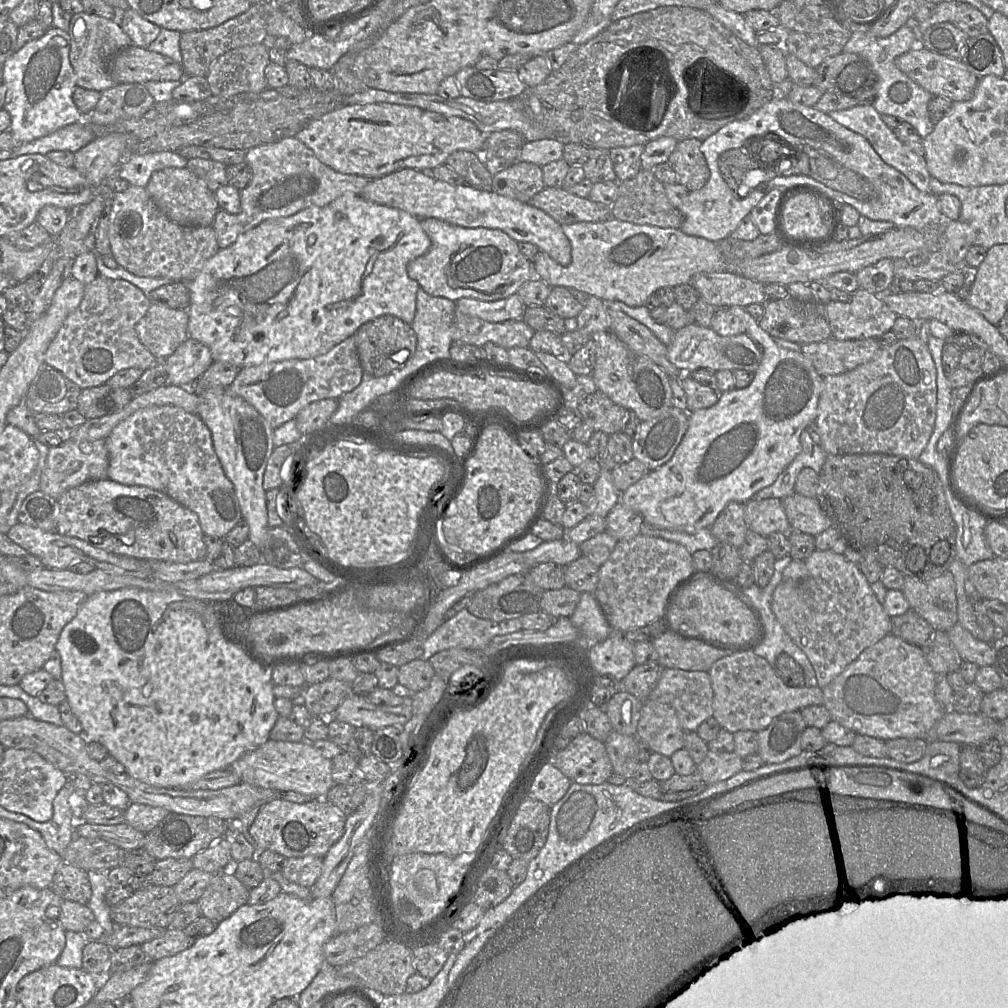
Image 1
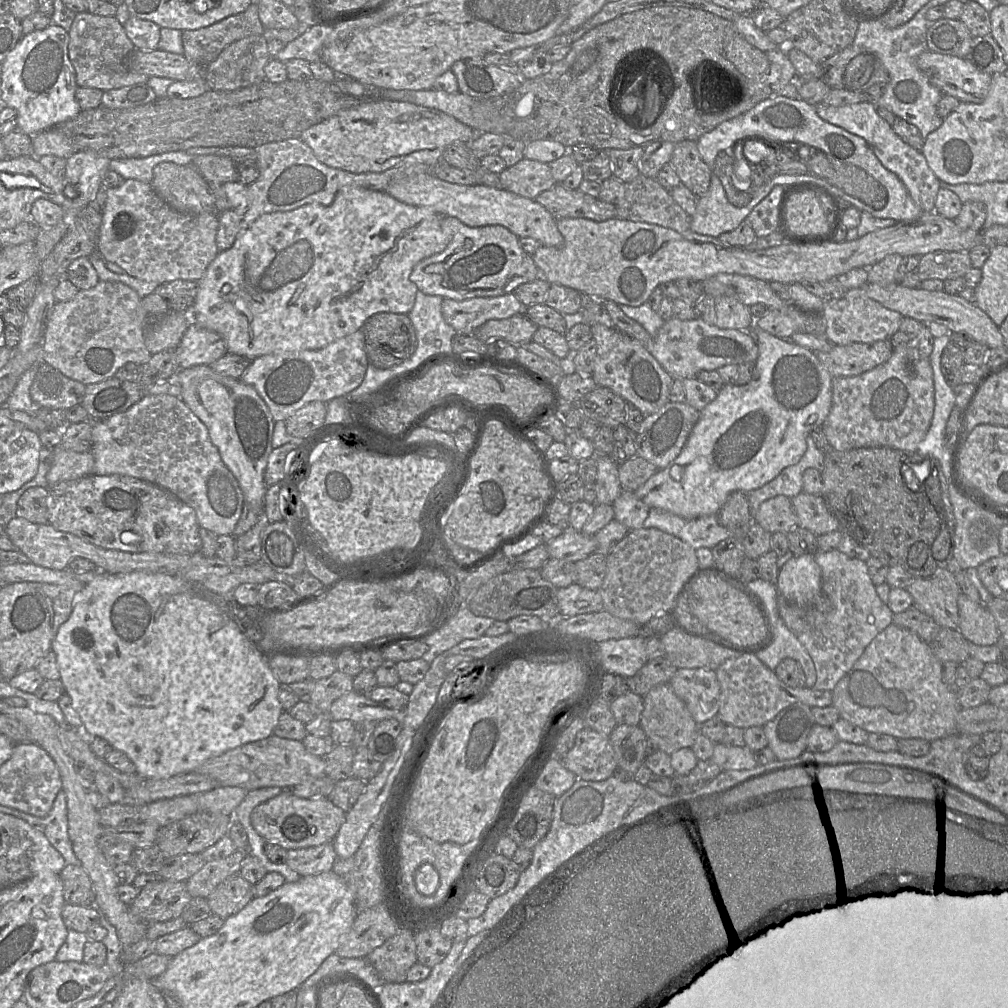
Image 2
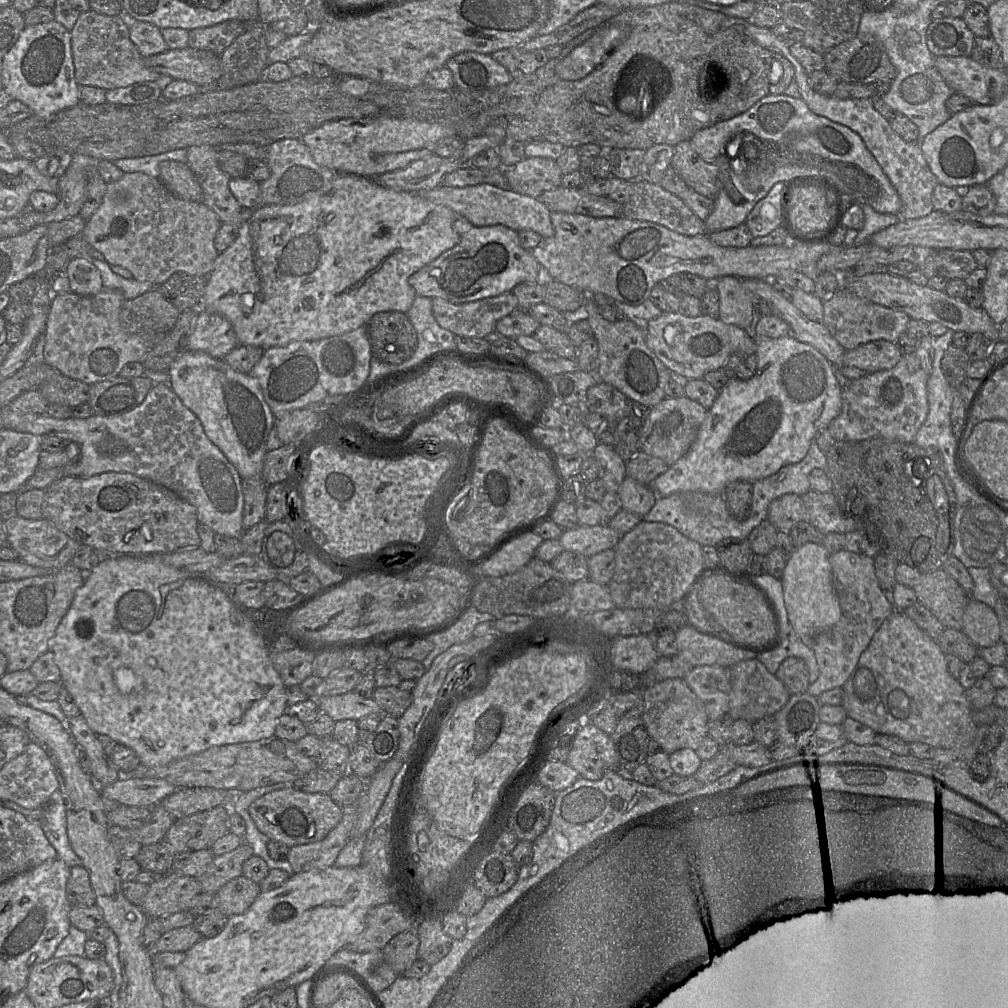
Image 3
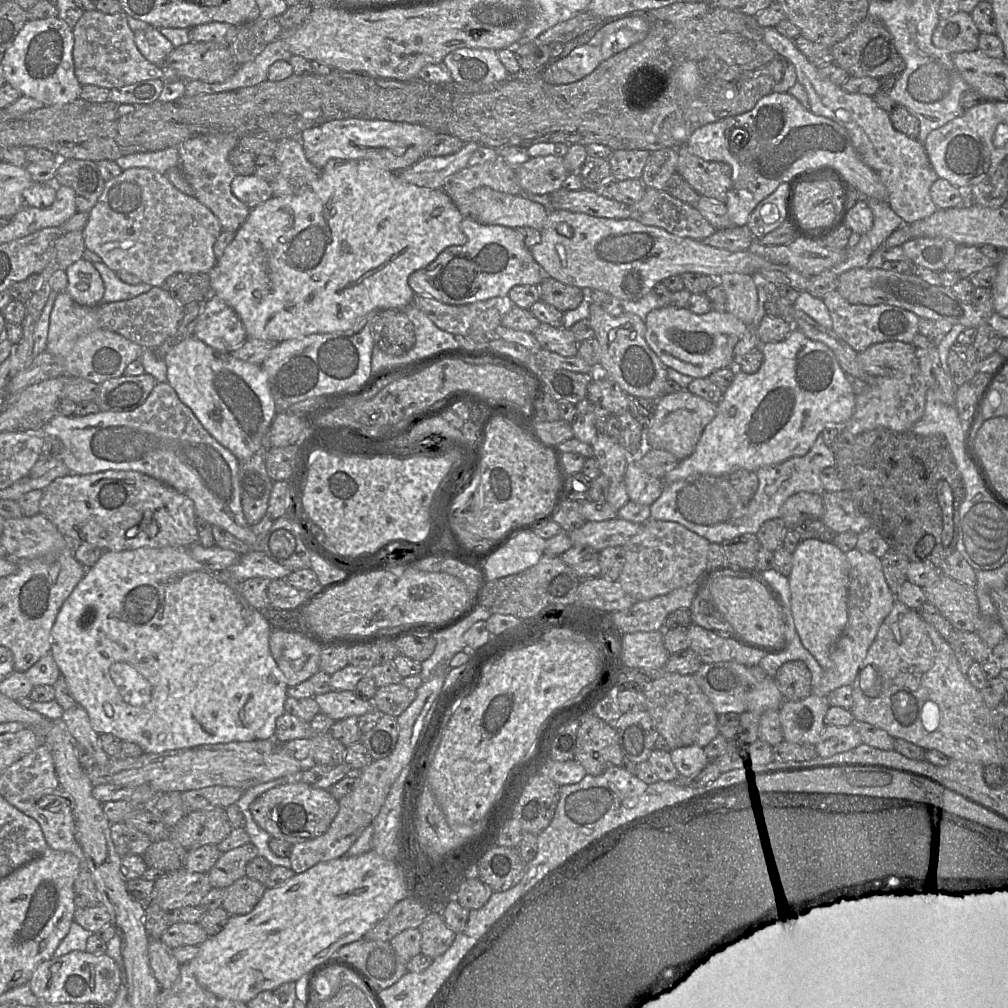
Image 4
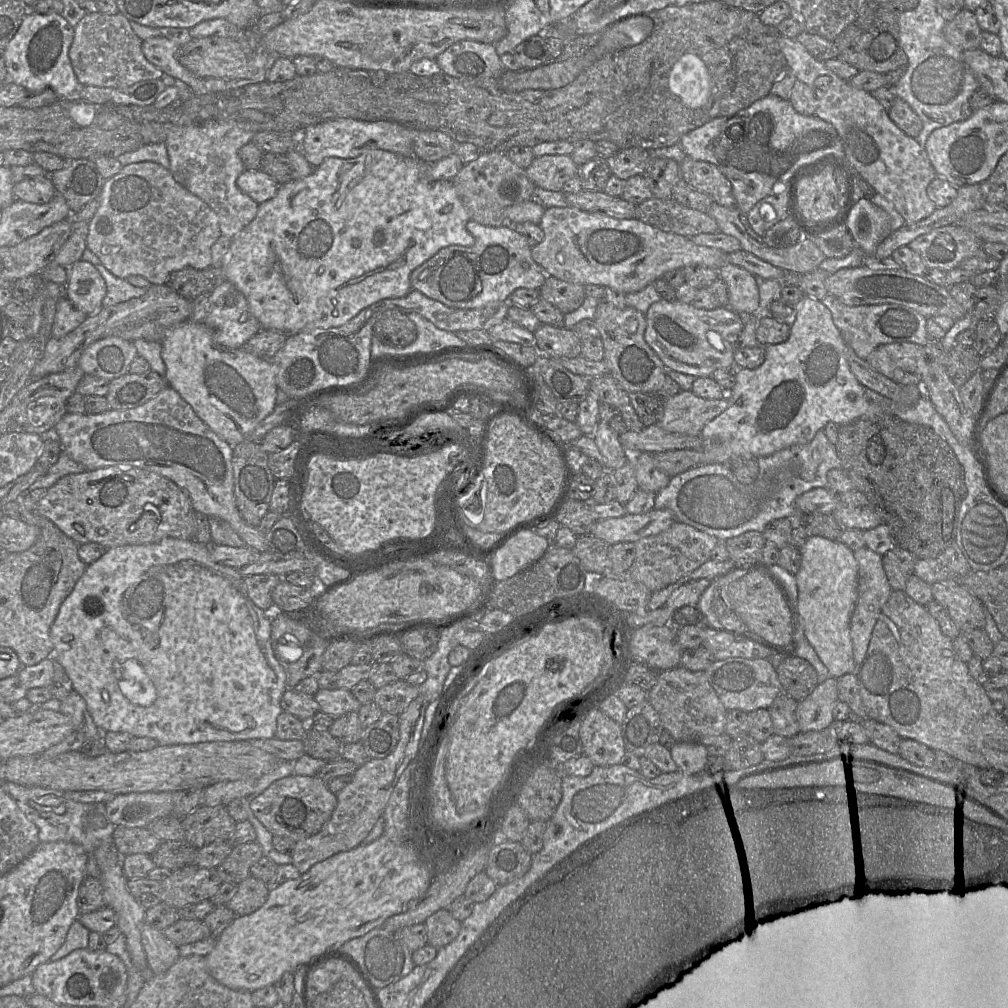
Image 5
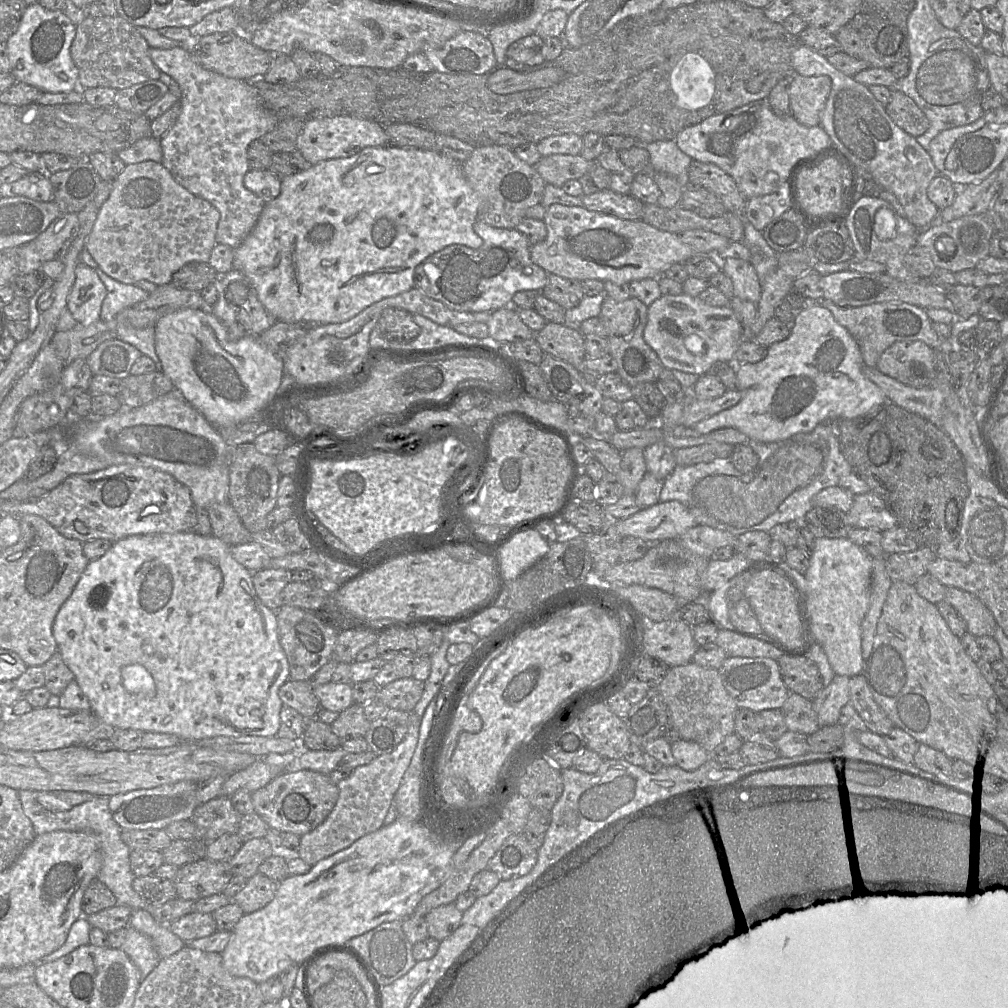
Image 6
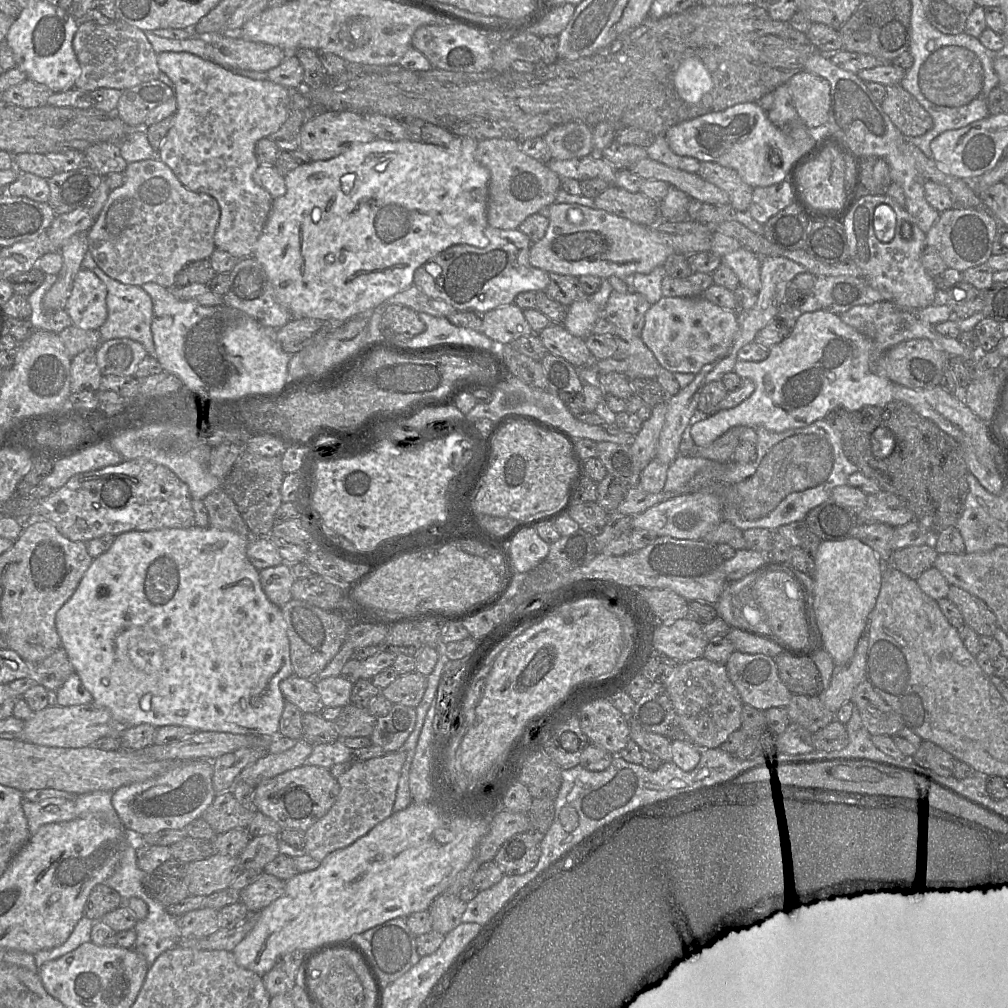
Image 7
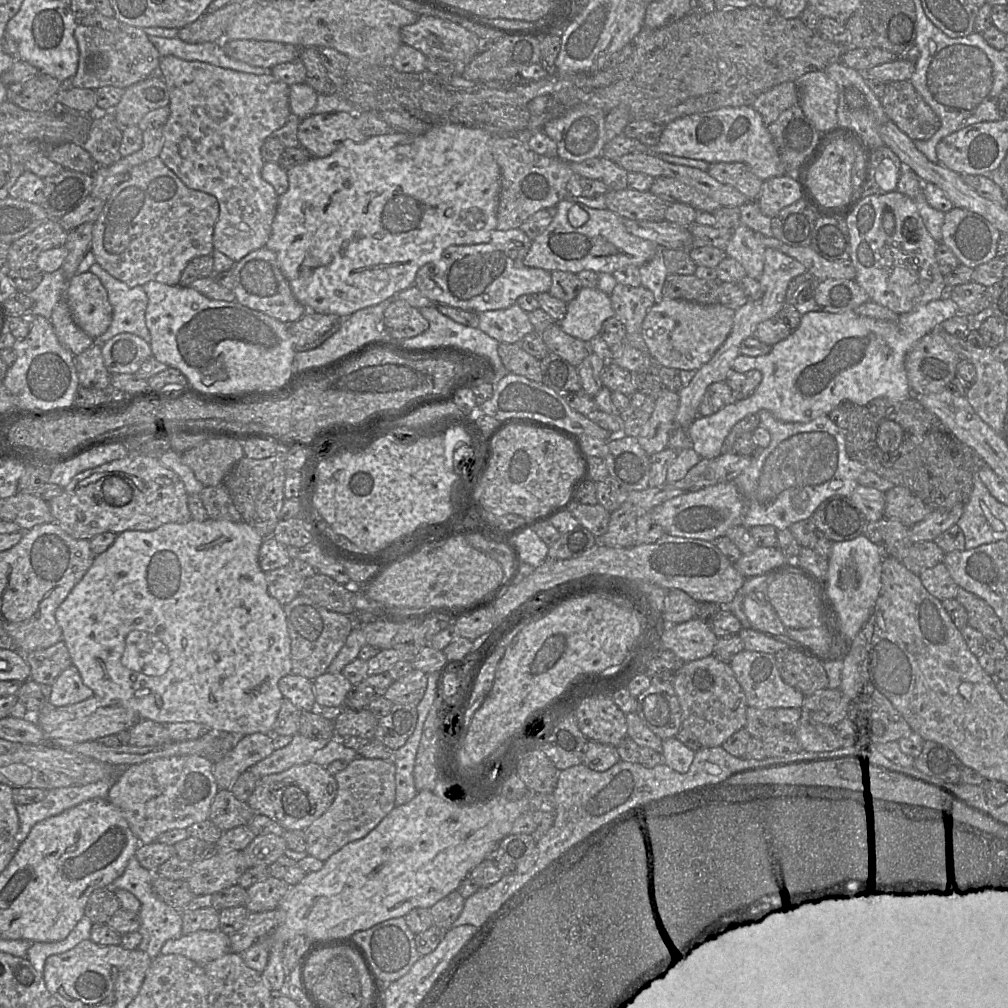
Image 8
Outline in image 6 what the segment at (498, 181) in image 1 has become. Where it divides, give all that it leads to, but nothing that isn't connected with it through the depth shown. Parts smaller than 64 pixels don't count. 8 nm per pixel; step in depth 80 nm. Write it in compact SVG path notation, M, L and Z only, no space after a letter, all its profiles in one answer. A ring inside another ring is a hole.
M552 154L543 156L533 167L547 184L557 187L586 174L595 161L579 155Z

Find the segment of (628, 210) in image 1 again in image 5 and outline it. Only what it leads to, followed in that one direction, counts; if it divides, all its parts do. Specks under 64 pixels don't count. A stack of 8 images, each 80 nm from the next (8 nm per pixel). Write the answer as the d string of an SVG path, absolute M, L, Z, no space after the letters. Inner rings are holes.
M652 197L636 205L635 218L660 230L686 237L719 231L708 214L685 207L673 198Z

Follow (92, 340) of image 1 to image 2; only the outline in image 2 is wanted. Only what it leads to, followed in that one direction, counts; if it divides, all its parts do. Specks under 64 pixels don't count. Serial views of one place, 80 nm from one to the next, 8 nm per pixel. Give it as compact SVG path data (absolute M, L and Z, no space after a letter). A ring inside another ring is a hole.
M99 280L96 286L79 290L71 300L55 303L43 335L41 362L85 386L105 381L127 363L142 366L150 360L152 354L145 345L144 332L152 320L134 289L121 282Z

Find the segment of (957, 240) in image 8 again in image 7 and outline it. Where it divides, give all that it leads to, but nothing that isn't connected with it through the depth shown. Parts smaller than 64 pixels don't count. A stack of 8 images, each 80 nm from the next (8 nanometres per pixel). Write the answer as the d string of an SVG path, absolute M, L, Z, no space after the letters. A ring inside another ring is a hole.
M953 207L941 212L926 233L926 246L935 248L948 268L962 272L987 262L992 255L998 225L996 218L985 208Z

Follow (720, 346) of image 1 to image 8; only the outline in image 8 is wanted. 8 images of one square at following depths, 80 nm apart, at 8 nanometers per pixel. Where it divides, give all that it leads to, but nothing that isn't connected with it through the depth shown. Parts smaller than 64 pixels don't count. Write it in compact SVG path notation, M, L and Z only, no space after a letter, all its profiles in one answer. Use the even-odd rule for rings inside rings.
M683 299L658 300L647 312L641 335L657 365L678 370L698 370L724 343L733 326L734 310L715 304L698 304Z

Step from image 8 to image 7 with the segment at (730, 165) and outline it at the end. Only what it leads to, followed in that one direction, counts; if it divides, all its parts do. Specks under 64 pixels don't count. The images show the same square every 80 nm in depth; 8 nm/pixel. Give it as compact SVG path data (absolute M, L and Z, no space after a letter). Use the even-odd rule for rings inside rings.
M701 162L697 174L724 190L729 196L731 206L737 212L748 210L754 188L744 182L736 170L715 162Z

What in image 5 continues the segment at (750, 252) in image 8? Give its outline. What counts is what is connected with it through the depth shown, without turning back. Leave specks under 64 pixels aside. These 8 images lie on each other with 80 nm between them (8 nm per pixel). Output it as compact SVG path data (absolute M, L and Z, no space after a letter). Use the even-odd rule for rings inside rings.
M727 262L718 269L728 287L728 306L737 313L754 313L759 307L759 290L755 276L746 269Z

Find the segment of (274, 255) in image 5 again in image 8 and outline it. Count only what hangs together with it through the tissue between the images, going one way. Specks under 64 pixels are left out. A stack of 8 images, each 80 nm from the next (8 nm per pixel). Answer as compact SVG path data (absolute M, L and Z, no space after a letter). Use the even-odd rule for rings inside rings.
M442 124L433 125L423 135L393 132L369 137L363 143L355 143L346 139L329 156L313 157L307 162L287 170L289 188L279 196L271 234L265 247L276 254L279 267L289 282L294 296L306 307L306 311L347 317L360 309L377 305L414 285L417 271L426 263L439 259L448 246L489 242L490 233L497 226L500 196L500 168L491 151L491 137L489 132L481 128Z

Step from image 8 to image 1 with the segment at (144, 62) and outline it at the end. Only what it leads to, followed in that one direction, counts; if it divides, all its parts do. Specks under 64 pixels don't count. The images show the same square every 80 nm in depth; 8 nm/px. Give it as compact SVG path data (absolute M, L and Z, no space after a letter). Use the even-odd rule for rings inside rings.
M74 14L68 30L70 36L70 62L76 74L77 87L103 92L117 83L107 72L107 63L118 52L132 45L129 36L113 19L88 14Z

